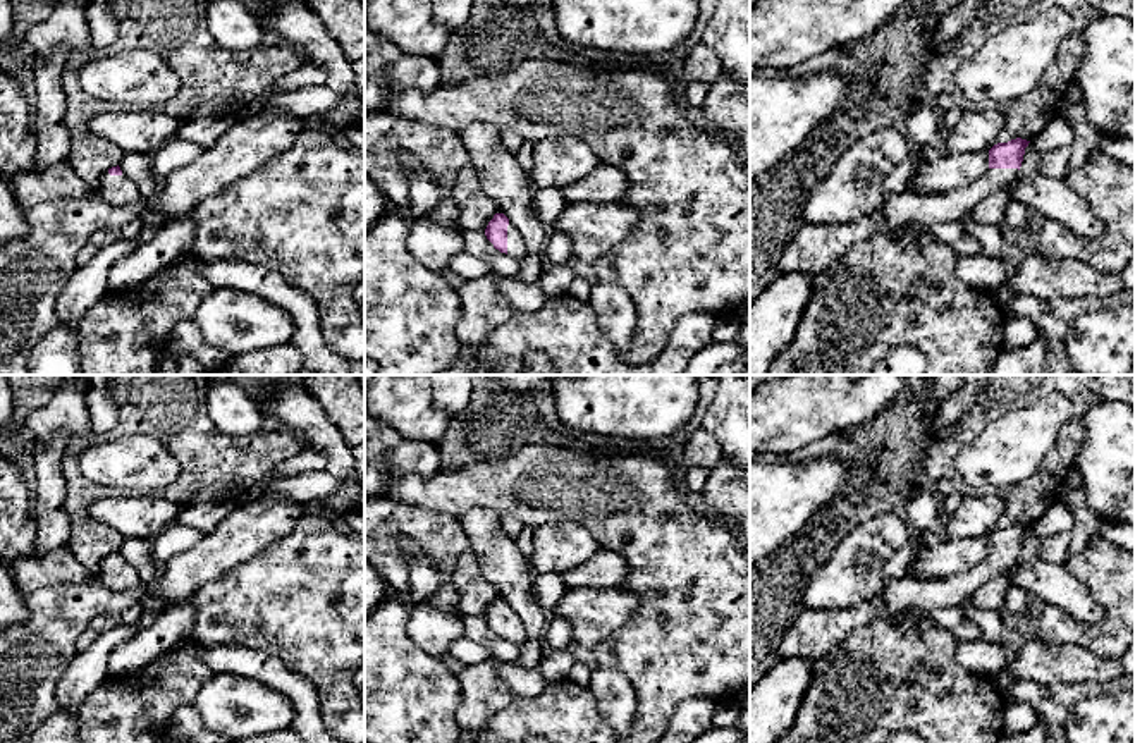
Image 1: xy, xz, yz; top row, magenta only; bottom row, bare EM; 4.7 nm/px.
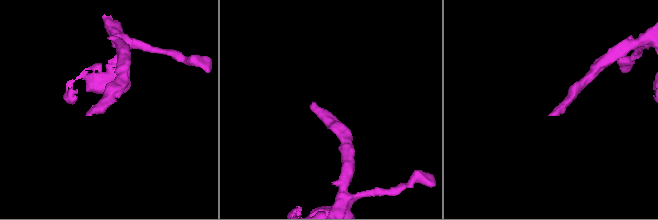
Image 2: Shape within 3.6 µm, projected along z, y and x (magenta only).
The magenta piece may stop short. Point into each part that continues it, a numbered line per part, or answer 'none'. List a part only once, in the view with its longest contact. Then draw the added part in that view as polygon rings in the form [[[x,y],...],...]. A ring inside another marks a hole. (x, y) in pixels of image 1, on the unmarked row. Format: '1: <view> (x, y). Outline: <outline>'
1: xz (515, 625). Outline: [[[512,607],[507,611],[507,640],[516,647],[525,642],[523,621]]]

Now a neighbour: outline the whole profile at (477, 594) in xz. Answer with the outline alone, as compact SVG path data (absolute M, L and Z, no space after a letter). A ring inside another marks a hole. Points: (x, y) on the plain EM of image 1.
M471 550L457 557L456 569L452 573L452 583L459 595L457 616L478 616L485 617L488 607L500 593L494 583L483 578L480 573L476 557Z

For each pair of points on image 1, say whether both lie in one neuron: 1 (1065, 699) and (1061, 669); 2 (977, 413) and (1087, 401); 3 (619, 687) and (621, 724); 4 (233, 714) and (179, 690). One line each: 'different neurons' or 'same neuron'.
1: different neurons
2: same neuron
3: same neuron
4: different neurons

